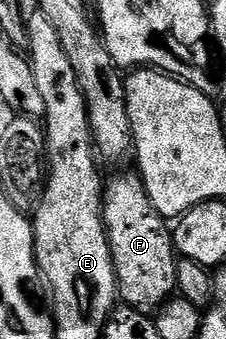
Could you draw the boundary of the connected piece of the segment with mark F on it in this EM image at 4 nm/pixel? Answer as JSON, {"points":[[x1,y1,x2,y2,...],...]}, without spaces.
{"points":[[136,173,117,174,104,183,101,219,105,222,105,234,109,237,113,264,117,268,120,301,142,312,164,307,177,290,179,260,173,249,170,227,151,204,145,185]]}

